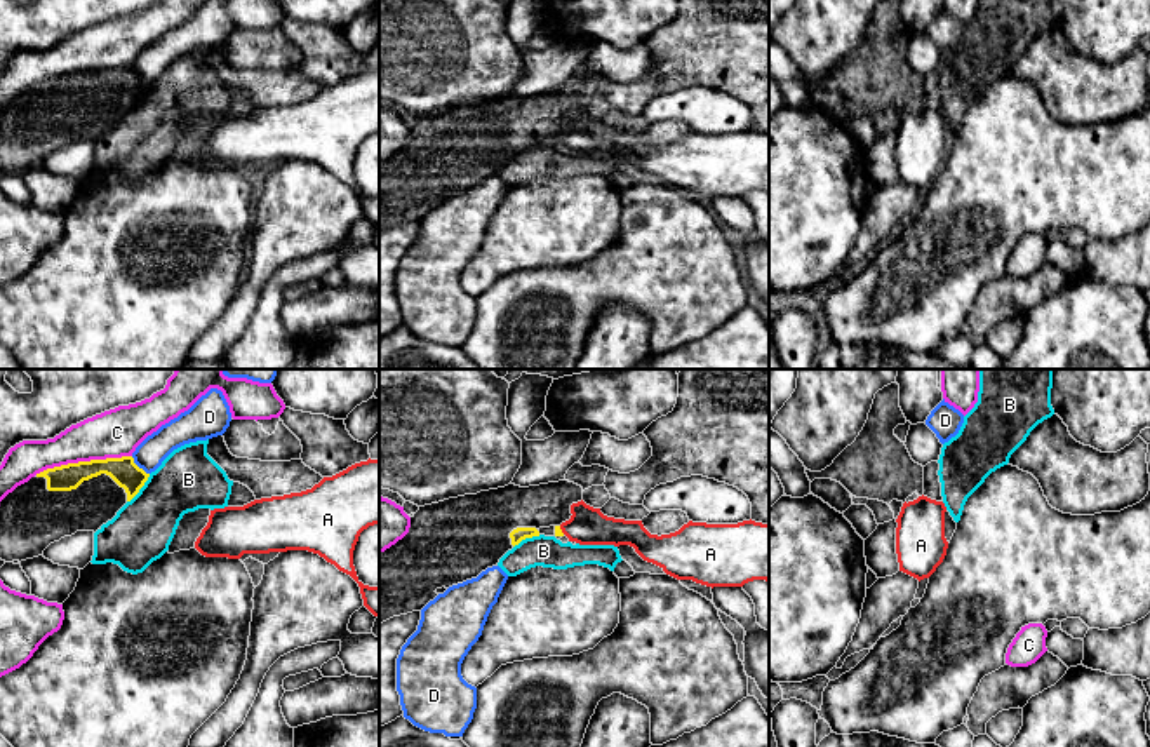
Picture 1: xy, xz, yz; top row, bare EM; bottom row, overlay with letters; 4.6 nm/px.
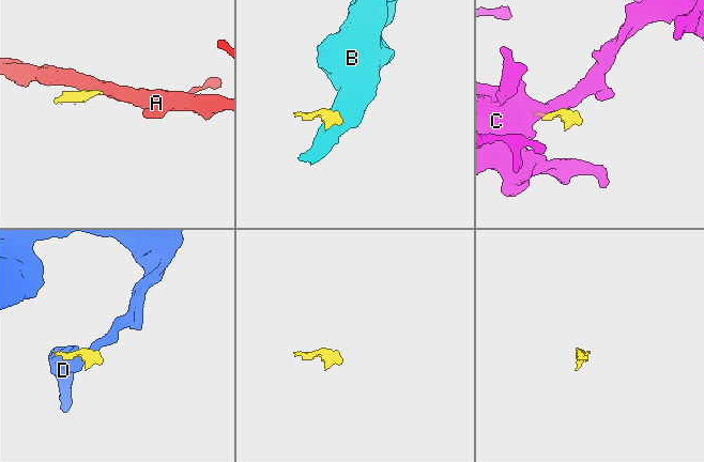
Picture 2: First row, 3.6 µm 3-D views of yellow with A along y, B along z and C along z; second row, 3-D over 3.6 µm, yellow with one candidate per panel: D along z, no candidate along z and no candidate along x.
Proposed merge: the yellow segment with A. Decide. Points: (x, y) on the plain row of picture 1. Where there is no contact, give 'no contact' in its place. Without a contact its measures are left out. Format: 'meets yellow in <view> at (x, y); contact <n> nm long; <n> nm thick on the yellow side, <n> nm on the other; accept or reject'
meets yellow in xz at (561, 140); contact 50 nm long; 30 nm thick on the yellow side, 180 nm on the other; reject

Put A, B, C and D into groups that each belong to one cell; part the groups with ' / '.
A / B / C / D

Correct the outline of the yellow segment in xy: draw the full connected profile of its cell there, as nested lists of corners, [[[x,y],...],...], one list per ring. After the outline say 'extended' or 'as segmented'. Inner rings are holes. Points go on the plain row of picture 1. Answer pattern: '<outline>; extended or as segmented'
[[[132,66],[47,78],[0,111],[0,169],[26,171],[77,141],[97,141],[150,84]]]; extended

